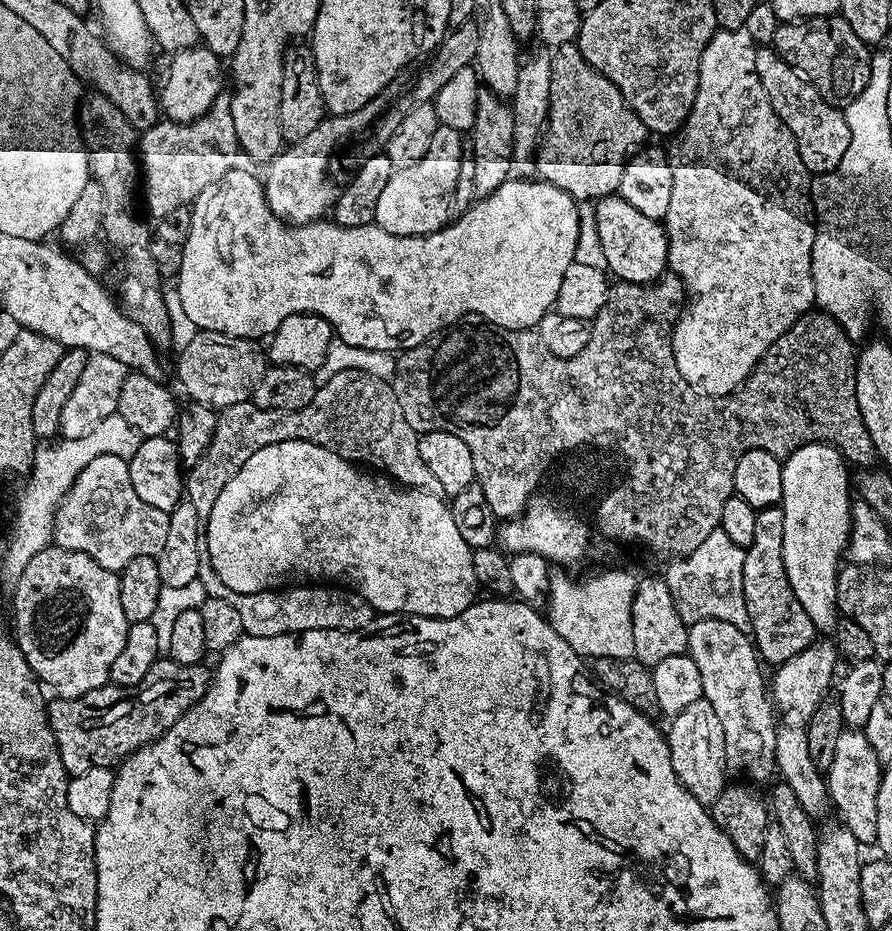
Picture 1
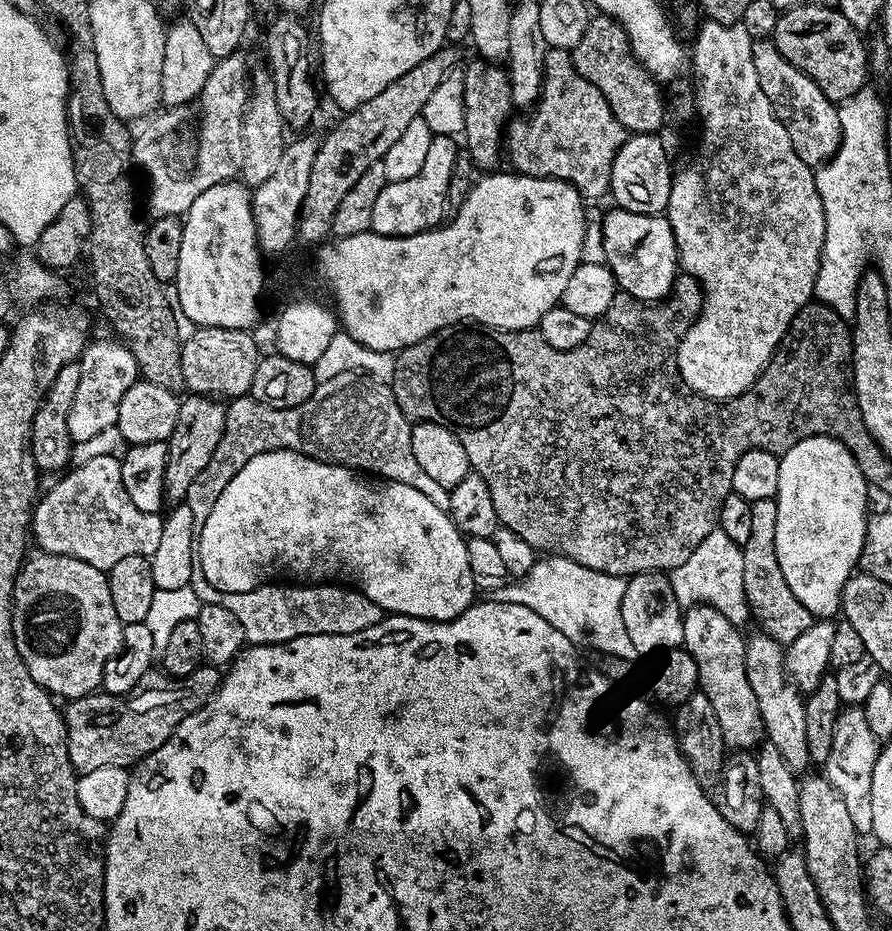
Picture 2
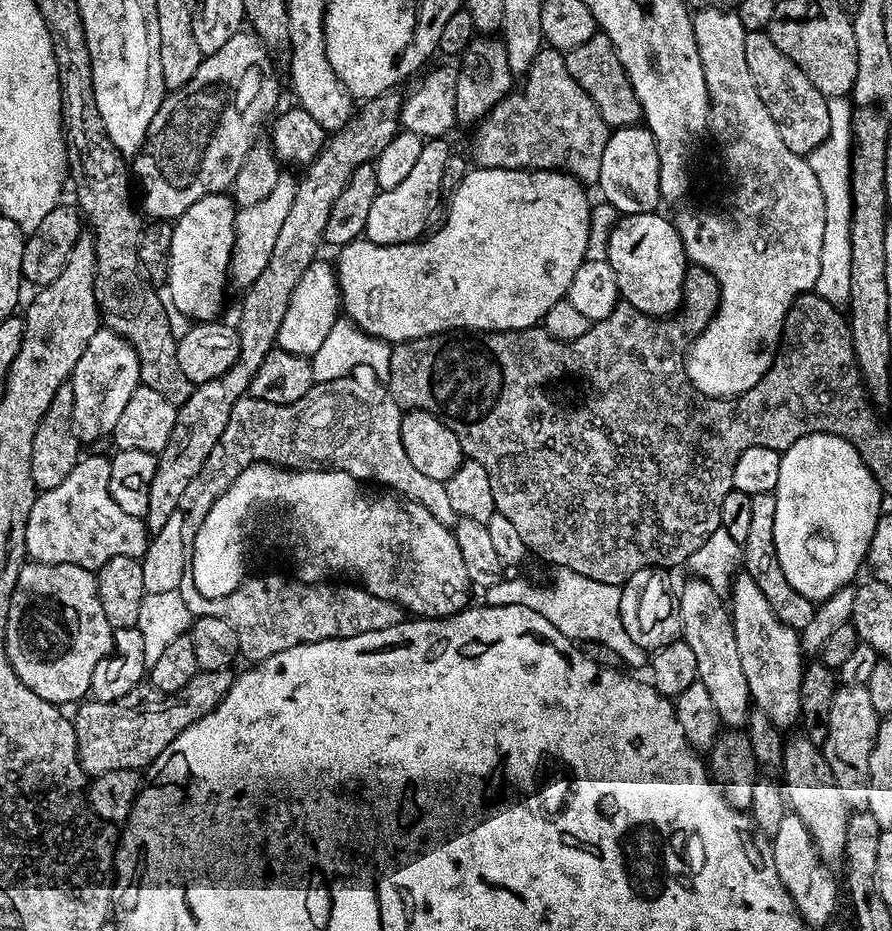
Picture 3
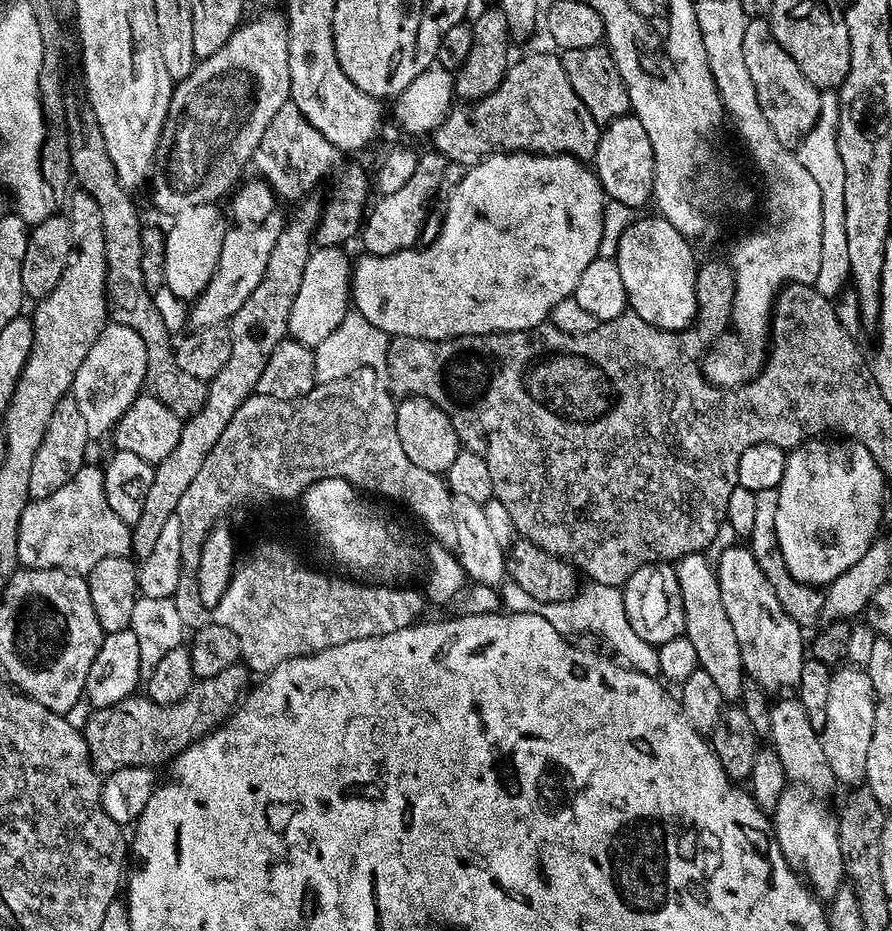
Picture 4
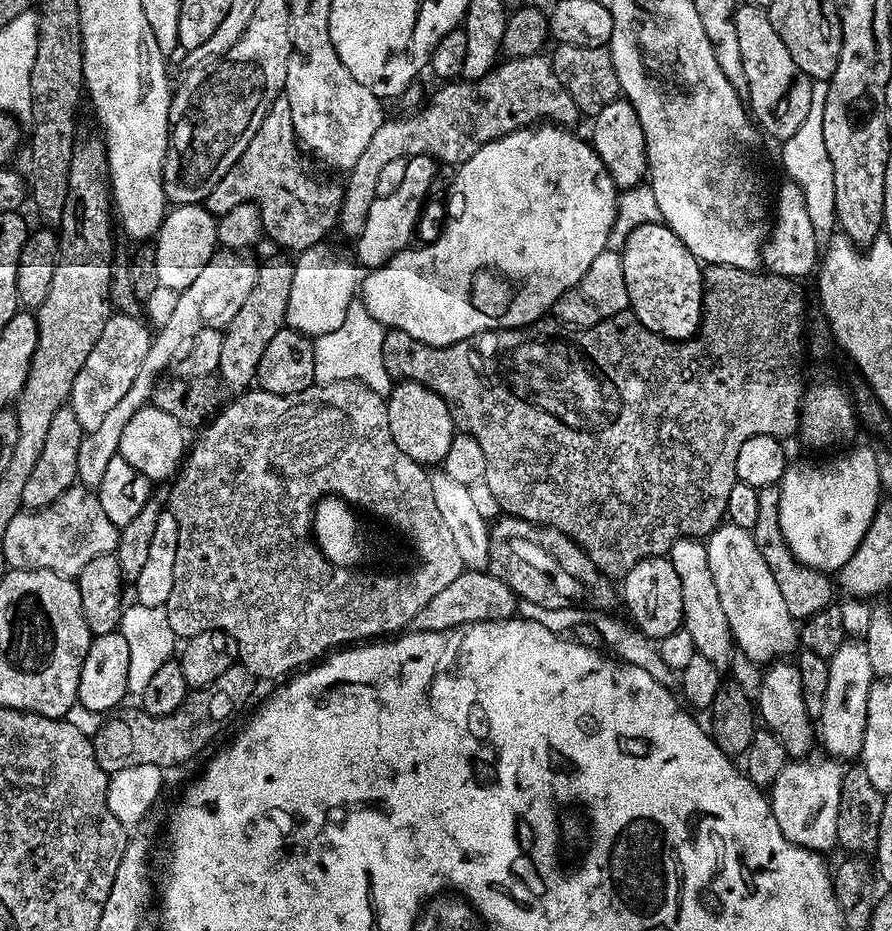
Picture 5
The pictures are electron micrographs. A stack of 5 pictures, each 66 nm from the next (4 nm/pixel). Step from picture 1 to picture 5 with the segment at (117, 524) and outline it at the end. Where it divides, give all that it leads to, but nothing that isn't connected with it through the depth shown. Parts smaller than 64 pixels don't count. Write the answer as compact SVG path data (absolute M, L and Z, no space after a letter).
M73 486L50 506L22 510L10 518L2 548L9 569L37 568L75 578L86 562L115 553L119 537L120 529L106 518L99 495L87 486Z

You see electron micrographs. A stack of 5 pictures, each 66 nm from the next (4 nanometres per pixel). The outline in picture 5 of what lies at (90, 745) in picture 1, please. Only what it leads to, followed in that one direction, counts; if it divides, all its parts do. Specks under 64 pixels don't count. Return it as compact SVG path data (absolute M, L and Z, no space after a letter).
M238 662L206 687L189 691L184 707L174 714L151 716L143 710L121 711L116 714L121 716L113 715L105 719L101 728L92 736L98 766L102 766L102 770L109 774L126 770L126 766L158 766L171 770L175 764L184 764L194 759L239 714L240 707L251 698L256 684L257 677Z

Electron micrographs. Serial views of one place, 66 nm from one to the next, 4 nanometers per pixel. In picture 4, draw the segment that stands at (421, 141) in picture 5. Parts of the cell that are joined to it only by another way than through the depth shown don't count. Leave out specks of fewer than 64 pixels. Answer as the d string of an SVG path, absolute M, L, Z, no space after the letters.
M555 51L552 52L532 52L529 56L524 56L521 60L513 59L508 66L507 74L502 78L502 82L490 94L481 96L479 100L471 102L460 102L453 106L448 111L442 123L437 126L436 131L431 133L430 140L432 140L431 147L435 151L441 152L444 159L451 162L453 165L464 164L463 166L471 166L473 164L480 164L482 161L491 156L493 152L530 152L542 156L554 156L557 154L584 154L580 152L591 153L595 149L597 139L602 131L601 125L597 124L596 119L590 114L590 110L586 110L586 106L582 106L582 98L578 98L578 94L574 94L574 86L570 86L570 78L566 78L564 67L560 61L560 56Z

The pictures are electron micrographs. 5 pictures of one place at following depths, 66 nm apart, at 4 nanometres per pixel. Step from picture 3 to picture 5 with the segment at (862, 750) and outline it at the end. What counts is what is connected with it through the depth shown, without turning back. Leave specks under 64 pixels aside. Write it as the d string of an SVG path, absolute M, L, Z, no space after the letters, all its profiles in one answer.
M845 642L828 661L830 679L826 686L826 703L818 718L818 740L828 750L827 755L837 761L855 761L862 750L862 738L866 734L866 698L874 677L870 670L870 658L863 643Z

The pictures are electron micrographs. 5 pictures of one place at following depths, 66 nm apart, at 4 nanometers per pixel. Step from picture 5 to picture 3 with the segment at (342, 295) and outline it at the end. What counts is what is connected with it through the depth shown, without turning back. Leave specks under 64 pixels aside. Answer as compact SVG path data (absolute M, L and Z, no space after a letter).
M318 258L311 264L310 269L306 270L301 281L298 282L294 294L291 295L286 315L276 335L277 347L286 350L287 353L312 357L318 352L322 343L326 342L330 330L339 319L342 304L339 279L335 267L323 260Z

